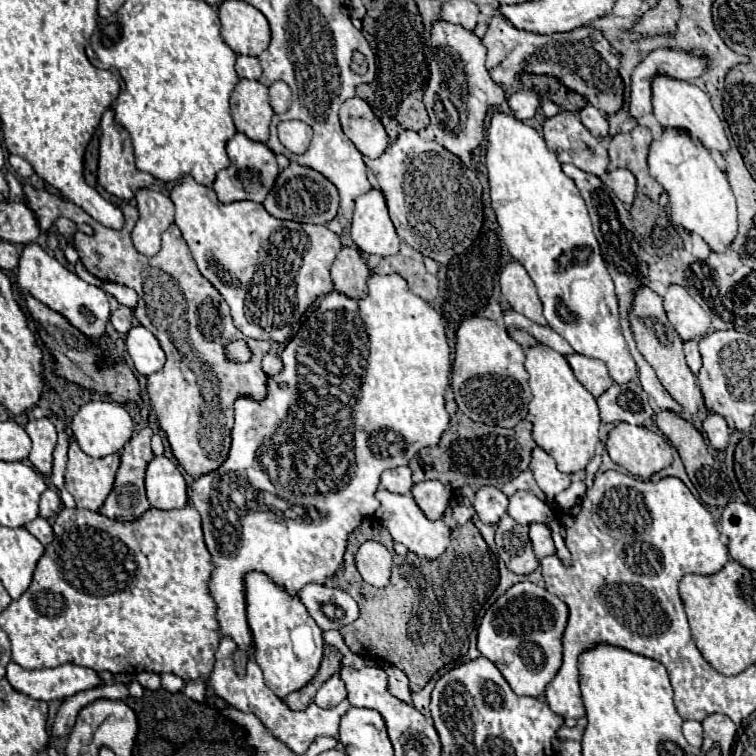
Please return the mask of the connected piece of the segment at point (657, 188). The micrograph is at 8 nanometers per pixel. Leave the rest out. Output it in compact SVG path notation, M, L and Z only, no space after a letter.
M636 126L626 134L616 134L608 146L610 162L618 168L628 168L636 180L638 190L650 200L658 200L664 186L656 182L648 172L648 152L652 144L652 132L646 126Z

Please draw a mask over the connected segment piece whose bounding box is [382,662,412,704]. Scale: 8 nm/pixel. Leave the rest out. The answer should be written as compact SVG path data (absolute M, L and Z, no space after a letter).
M384 662L382 668L388 674L388 690L390 690L390 694L404 700L404 702L408 702L408 704L412 704L412 692L408 688L406 674L402 670L398 670L396 666L390 666L388 662Z

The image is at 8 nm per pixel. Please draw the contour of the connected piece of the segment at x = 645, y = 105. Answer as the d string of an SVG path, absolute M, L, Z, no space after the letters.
M654 50L632 72L630 114L638 120L642 114L652 112L652 82L656 76L690 82L702 76L702 72L704 60L698 56L674 50Z

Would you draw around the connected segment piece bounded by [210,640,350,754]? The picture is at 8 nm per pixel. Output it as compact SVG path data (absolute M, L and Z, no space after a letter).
M222 640L220 646L218 646L218 652L216 652L216 664L214 664L214 670L212 670L212 690L224 698L230 706L234 706L236 710L242 710L242 712L250 712L254 714L268 732L272 732L280 742L284 742L294 754L306 754L308 746L318 738L318 736L338 736L338 722L340 722L340 716L348 710L350 702L344 700L342 704L334 706L334 708L320 708L316 706L314 702L304 708L304 710L290 710L288 704L284 700L280 700L266 684L264 684L264 678L262 678L262 670L258 668L258 664L254 662L254 658L248 660L246 664L246 676L240 678L236 672L234 672L234 666L232 666L232 652L234 650L234 642L230 640Z

